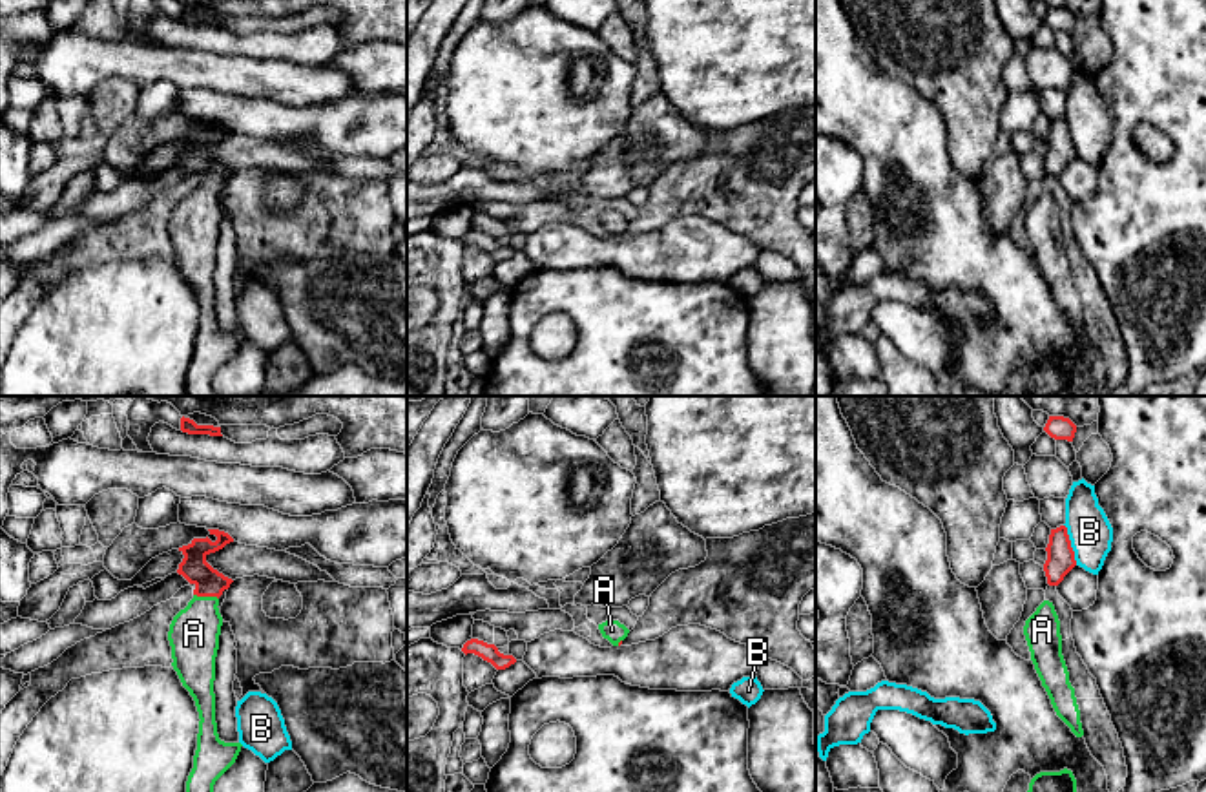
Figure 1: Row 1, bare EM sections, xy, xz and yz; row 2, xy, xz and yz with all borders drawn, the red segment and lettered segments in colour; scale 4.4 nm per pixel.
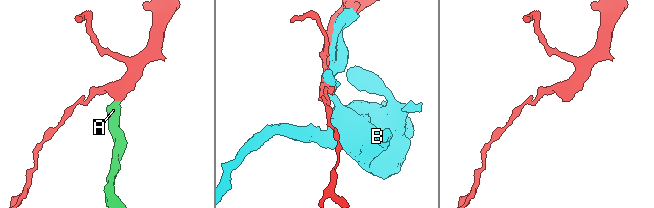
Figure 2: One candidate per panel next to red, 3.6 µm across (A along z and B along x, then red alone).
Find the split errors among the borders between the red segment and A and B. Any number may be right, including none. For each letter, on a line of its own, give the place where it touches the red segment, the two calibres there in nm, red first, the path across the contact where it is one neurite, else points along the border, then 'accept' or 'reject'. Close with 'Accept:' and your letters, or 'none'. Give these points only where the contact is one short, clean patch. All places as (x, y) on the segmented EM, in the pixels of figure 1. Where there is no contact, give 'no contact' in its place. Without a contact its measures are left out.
A: contact xy (207, 595); calibres 130 and 220 nm; way xy (208, 583), (207, 595), (201, 621), (194, 634); accept
B: contact yz (1070, 544); calibres 130 and 190 nm; reject
Accept: A

